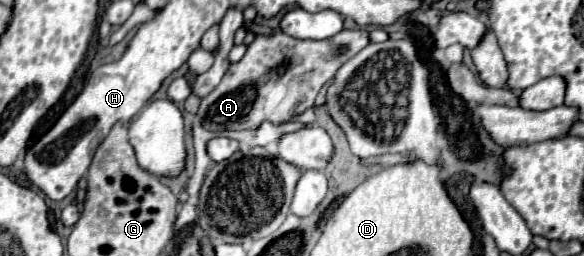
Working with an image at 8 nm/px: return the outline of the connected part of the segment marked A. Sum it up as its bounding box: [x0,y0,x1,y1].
[197,29,369,133]

